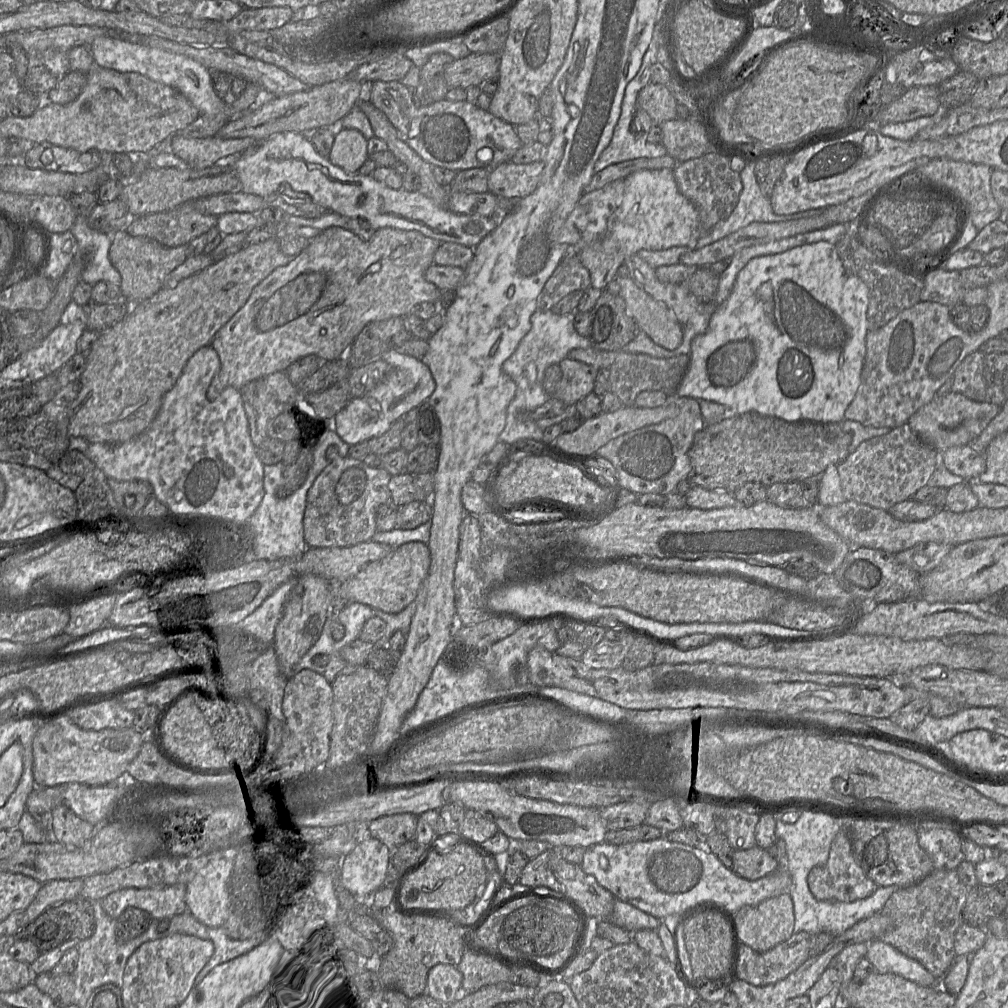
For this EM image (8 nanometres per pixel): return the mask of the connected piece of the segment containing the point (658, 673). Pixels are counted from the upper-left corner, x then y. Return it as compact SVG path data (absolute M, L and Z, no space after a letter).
M541 646L529 651L527 666L530 683L536 687L564 688L626 709L738 707L791 716L805 710L839 710L861 716L890 718L908 703L903 687L889 677L751 668L712 662L653 664L636 671L628 671L621 666L595 669L586 666L580 659L561 656Z

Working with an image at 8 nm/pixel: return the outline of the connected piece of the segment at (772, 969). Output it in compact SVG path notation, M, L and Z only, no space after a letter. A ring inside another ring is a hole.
M793 933L790 938L765 952L758 952L741 942L737 964L737 978L755 986L765 986L777 982L787 977L811 957L811 948L814 940L814 933Z

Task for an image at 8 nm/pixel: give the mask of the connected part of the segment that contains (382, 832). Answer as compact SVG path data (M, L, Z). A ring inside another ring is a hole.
M412 813L384 815L368 822L370 835L383 843L390 851L414 839L417 816Z

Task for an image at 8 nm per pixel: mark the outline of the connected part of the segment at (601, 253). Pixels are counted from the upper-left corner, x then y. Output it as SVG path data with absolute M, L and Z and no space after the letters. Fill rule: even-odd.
M657 169L657 170L639 170L630 175L625 179L625 192L621 205L614 211L614 213L609 217L607 221L607 228L604 233L602 233L597 239L591 242L589 245L583 247L578 251L572 251L571 253L576 253L577 257L581 263L588 269L591 277L591 286L598 288L600 290L605 290L607 285L613 281L617 275L617 270L624 263L625 259L630 255L636 254L639 250L665 250L676 246L687 246L688 244L695 244L695 242L703 235L701 232L699 213L694 204L683 196L678 190L676 180L674 178L674 171L672 169Z

